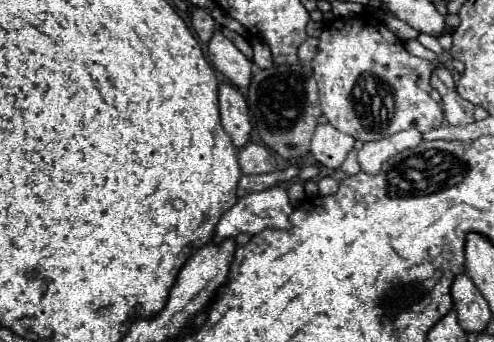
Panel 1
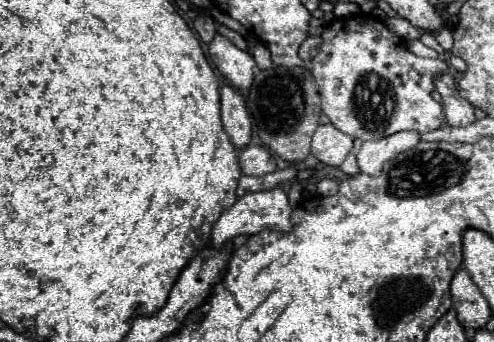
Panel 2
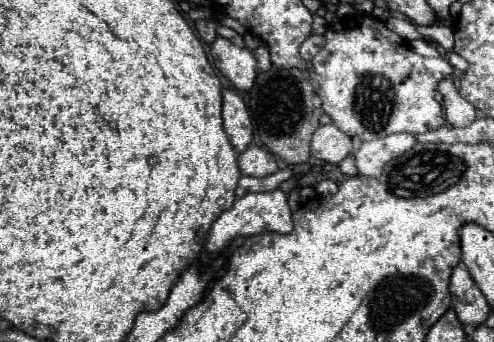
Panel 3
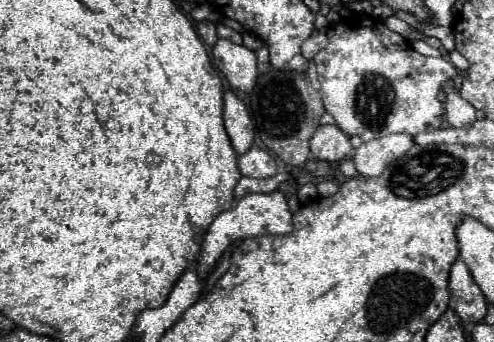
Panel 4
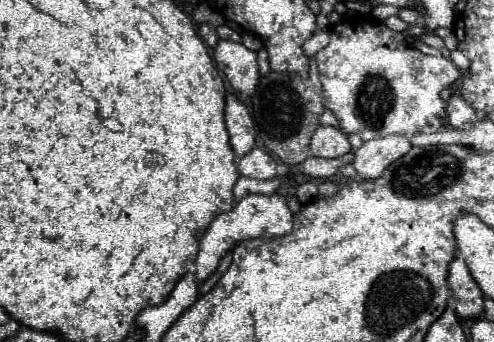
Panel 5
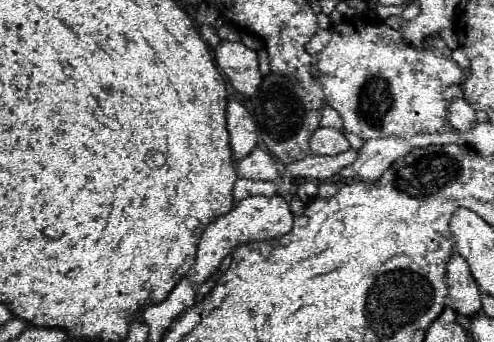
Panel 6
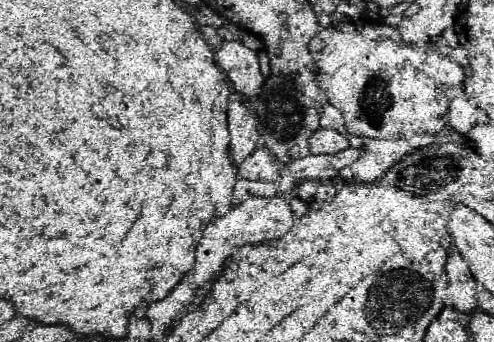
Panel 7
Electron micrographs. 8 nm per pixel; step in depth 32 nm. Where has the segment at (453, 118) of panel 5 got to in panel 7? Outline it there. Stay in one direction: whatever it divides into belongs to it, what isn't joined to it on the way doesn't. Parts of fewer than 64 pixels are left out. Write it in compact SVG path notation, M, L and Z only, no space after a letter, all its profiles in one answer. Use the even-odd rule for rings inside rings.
M456 100L450 106L450 126L458 134L466 134L476 124L476 108L468 100Z

